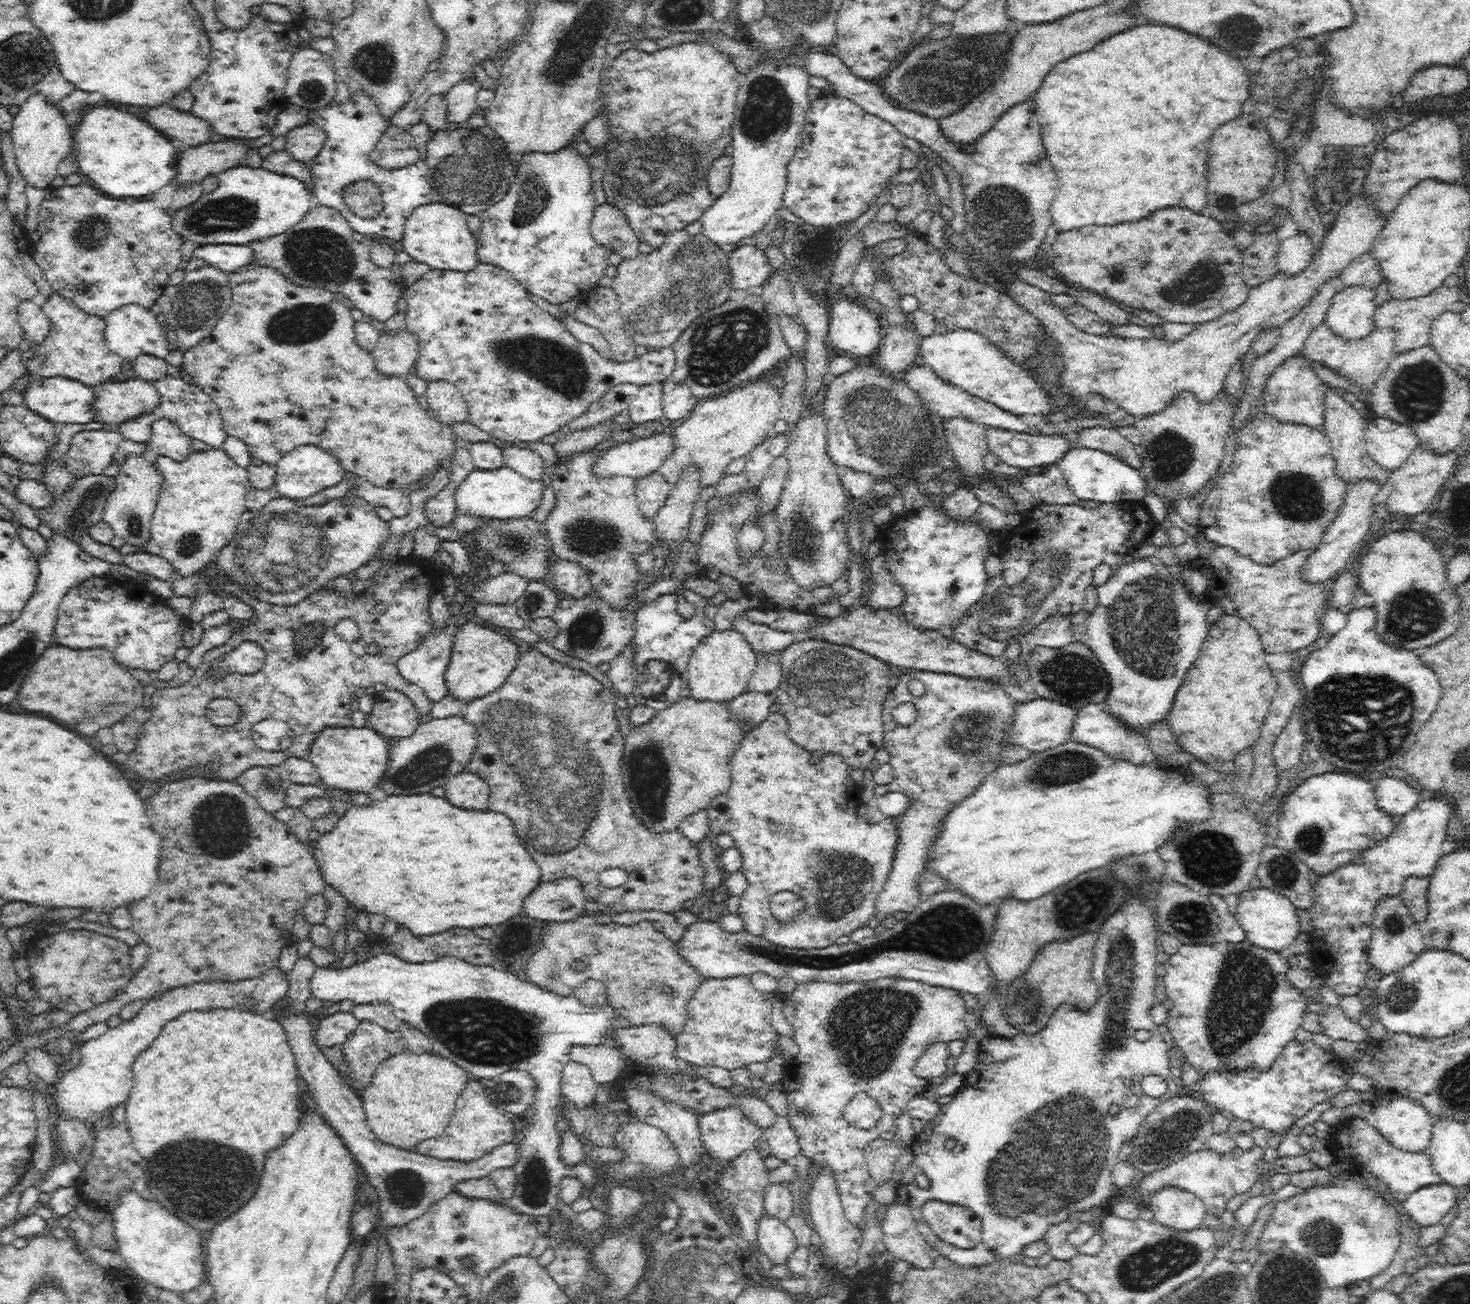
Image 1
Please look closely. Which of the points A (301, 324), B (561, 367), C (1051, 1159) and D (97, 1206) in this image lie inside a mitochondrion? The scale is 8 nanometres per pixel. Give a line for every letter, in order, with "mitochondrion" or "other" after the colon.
A: mitochondrion
B: mitochondrion
C: mitochondrion
D: other

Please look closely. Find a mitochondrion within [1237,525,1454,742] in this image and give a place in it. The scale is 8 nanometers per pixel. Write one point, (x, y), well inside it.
(1414, 615)

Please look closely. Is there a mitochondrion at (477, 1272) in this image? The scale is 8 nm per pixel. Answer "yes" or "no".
yes

